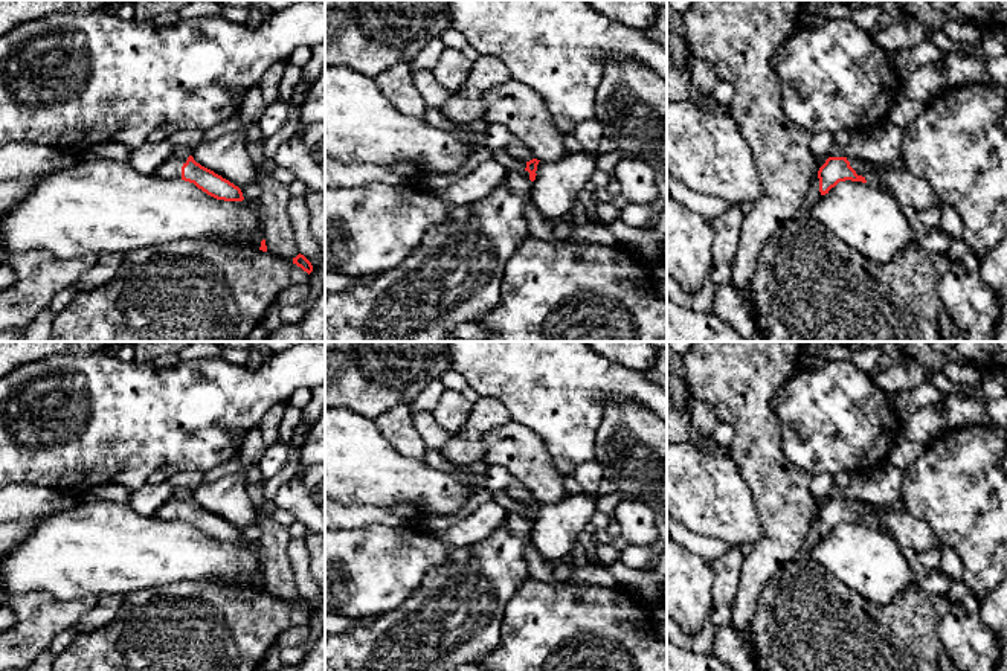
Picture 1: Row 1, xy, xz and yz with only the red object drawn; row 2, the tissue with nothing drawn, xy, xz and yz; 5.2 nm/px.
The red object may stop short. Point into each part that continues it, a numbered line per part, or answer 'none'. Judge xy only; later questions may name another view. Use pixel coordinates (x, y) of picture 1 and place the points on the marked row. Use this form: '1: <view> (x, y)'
1: xy (171, 168)

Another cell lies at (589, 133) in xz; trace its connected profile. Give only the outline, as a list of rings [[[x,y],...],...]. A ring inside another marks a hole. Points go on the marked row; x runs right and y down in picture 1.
[[[594,117],[590,120],[580,122],[574,130],[572,136],[578,140],[581,151],[598,157],[598,145],[604,136],[601,124]]]

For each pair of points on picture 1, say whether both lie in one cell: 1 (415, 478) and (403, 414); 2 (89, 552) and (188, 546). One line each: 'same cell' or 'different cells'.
1: different cells
2: same cell

